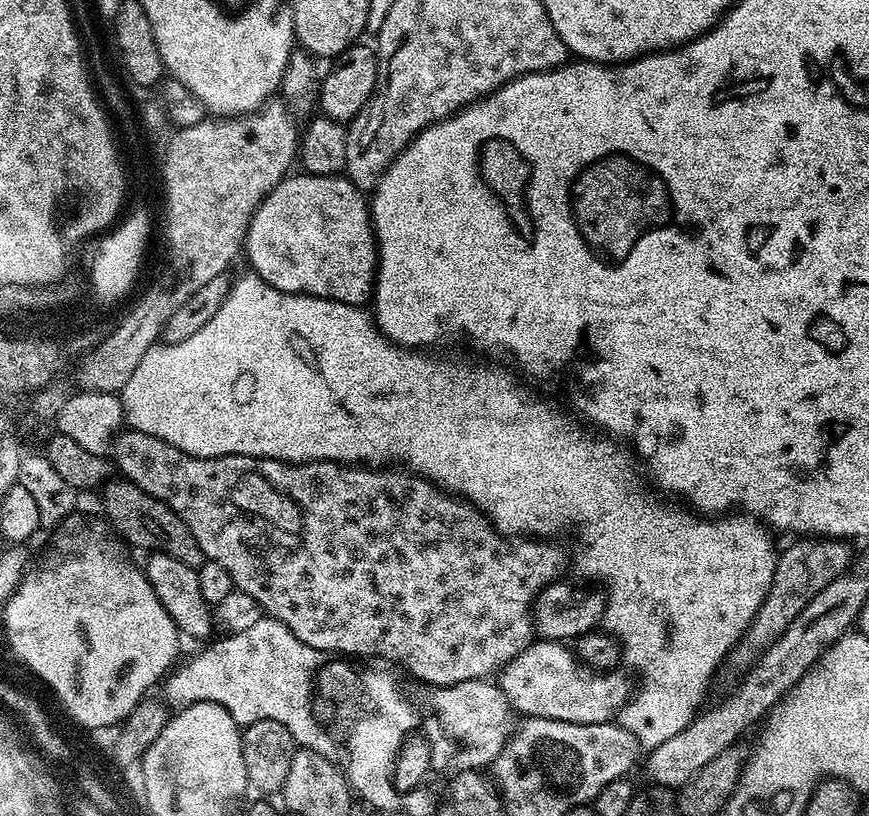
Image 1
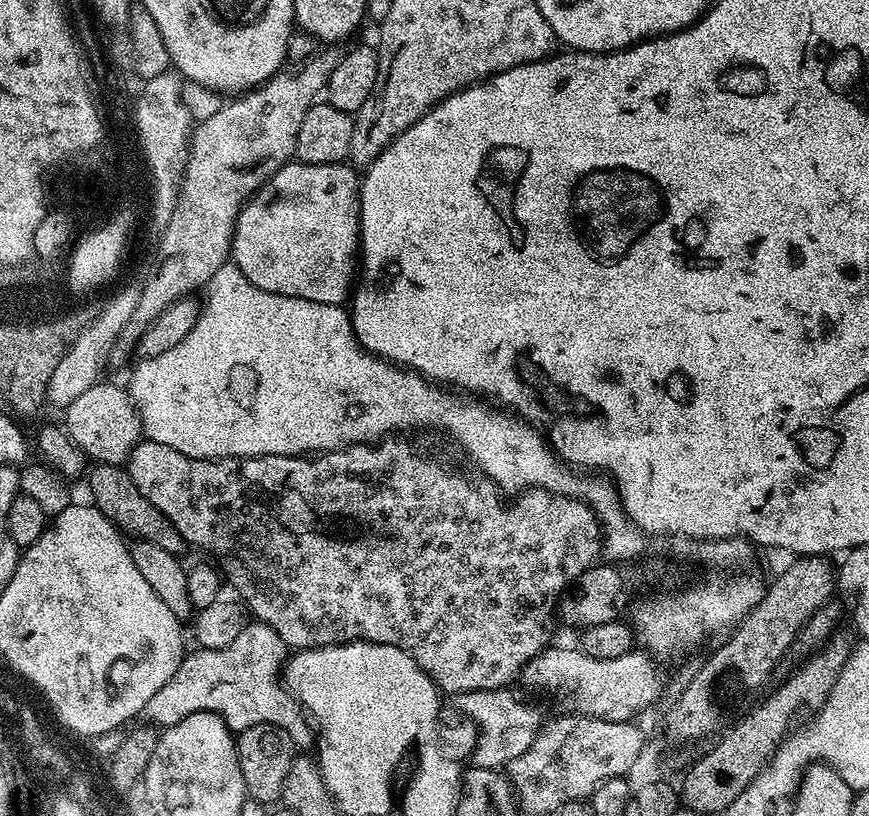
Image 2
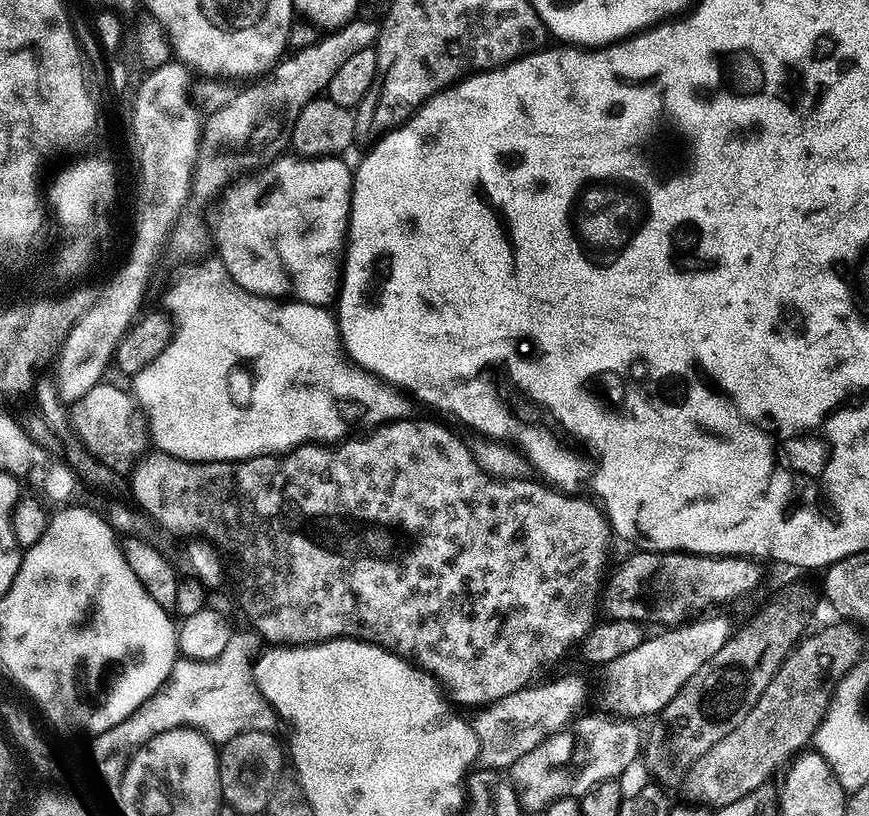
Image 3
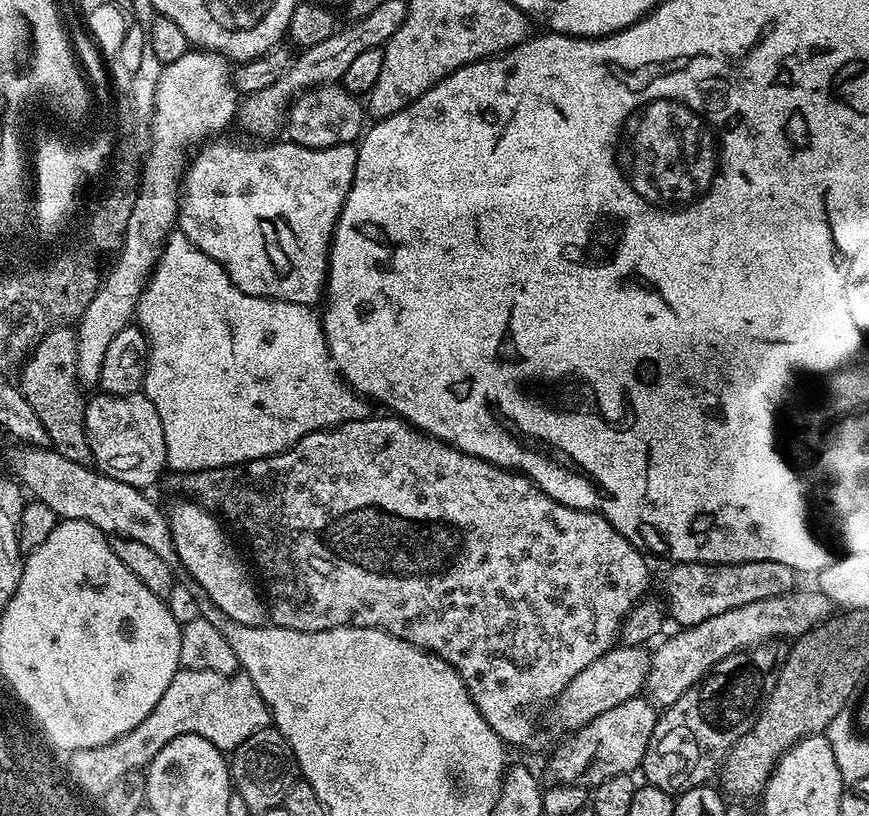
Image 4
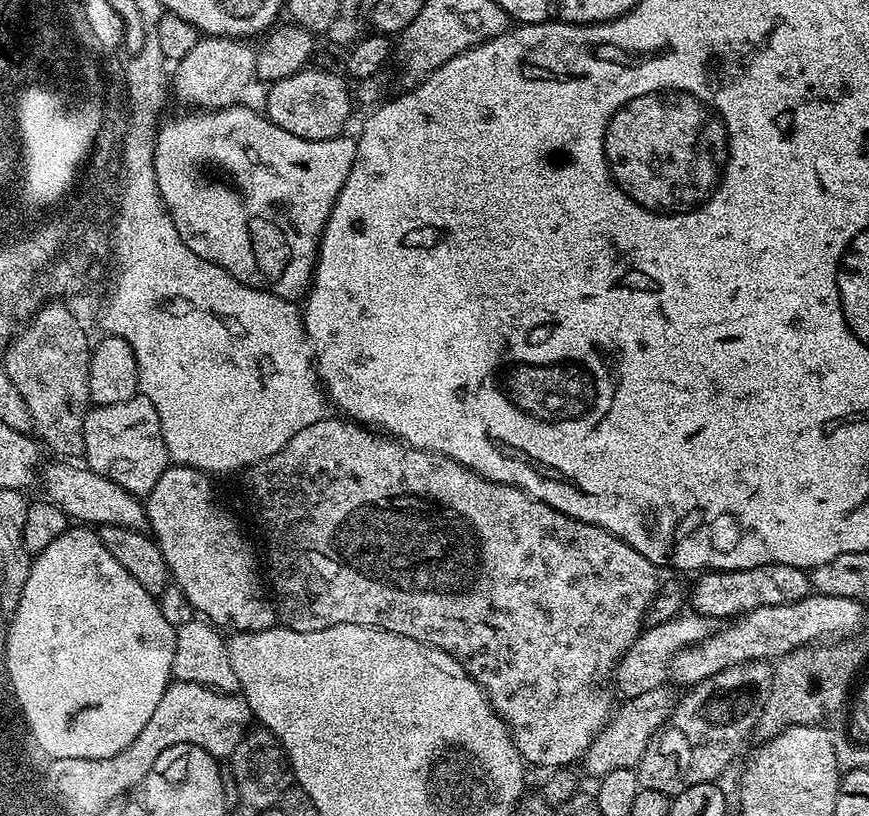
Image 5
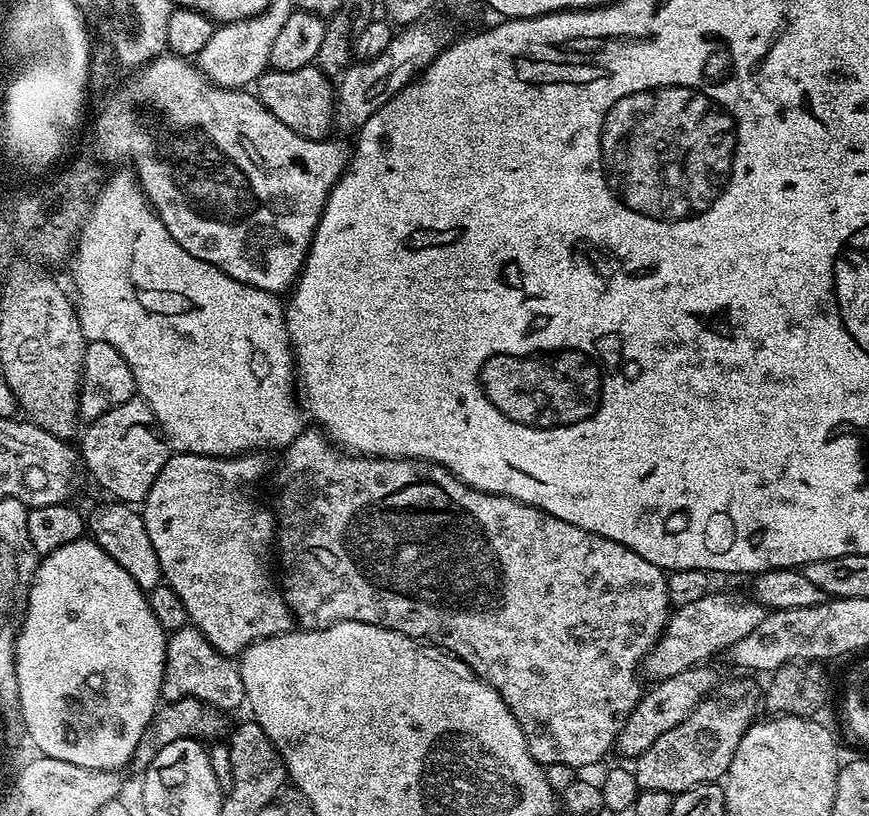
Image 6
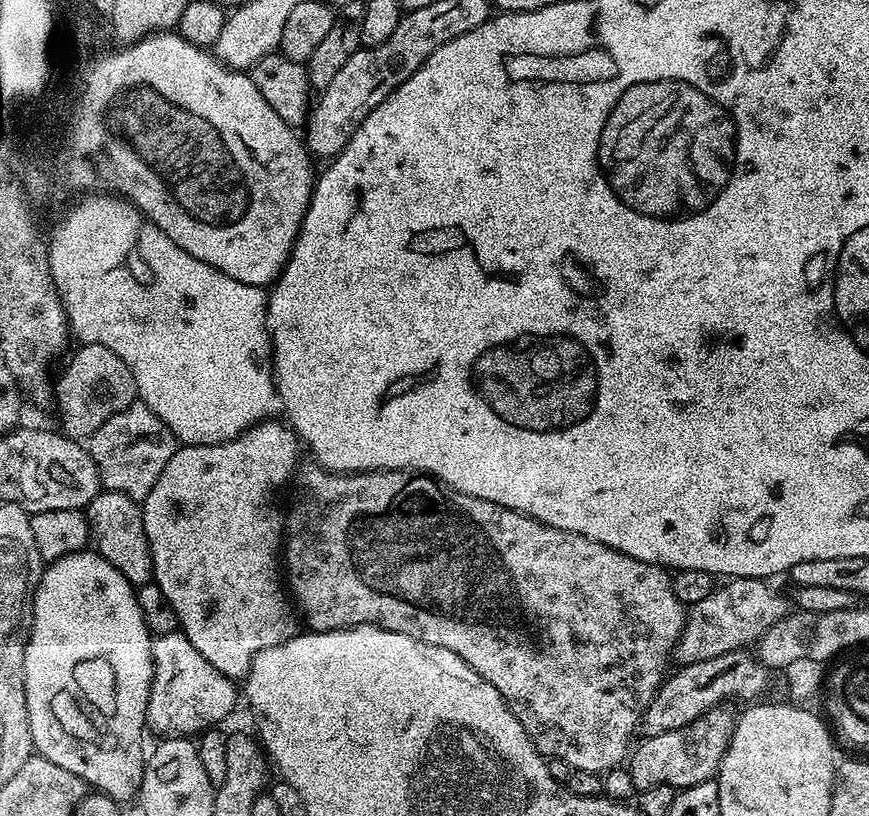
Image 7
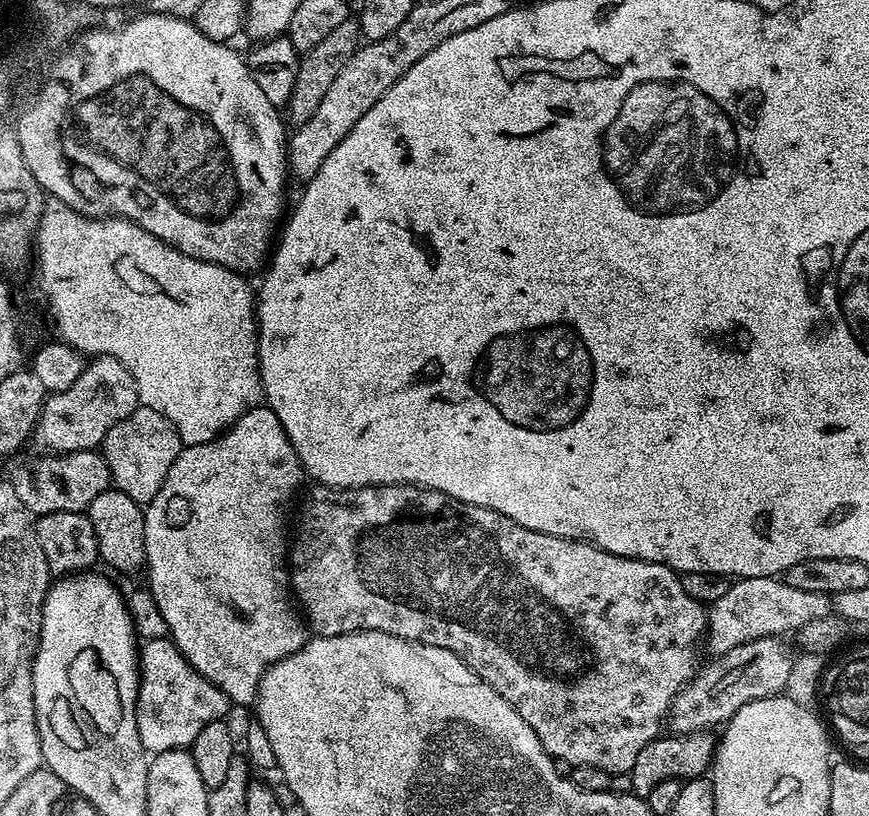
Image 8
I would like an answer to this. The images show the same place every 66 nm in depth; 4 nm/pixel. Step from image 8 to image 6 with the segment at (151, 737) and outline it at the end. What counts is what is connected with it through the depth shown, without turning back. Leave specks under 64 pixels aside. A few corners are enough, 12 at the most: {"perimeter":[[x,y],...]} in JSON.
{"perimeter":[[191,626],[168,637],[160,695],[245,703],[239,667]]}

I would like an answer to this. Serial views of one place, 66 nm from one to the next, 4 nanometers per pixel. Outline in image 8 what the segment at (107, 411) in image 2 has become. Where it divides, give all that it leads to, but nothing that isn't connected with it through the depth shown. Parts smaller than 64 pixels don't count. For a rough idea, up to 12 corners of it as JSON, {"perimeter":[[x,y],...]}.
{"perimeter":[[137,406],[110,426],[102,455],[119,492],[147,506],[180,435]]}

